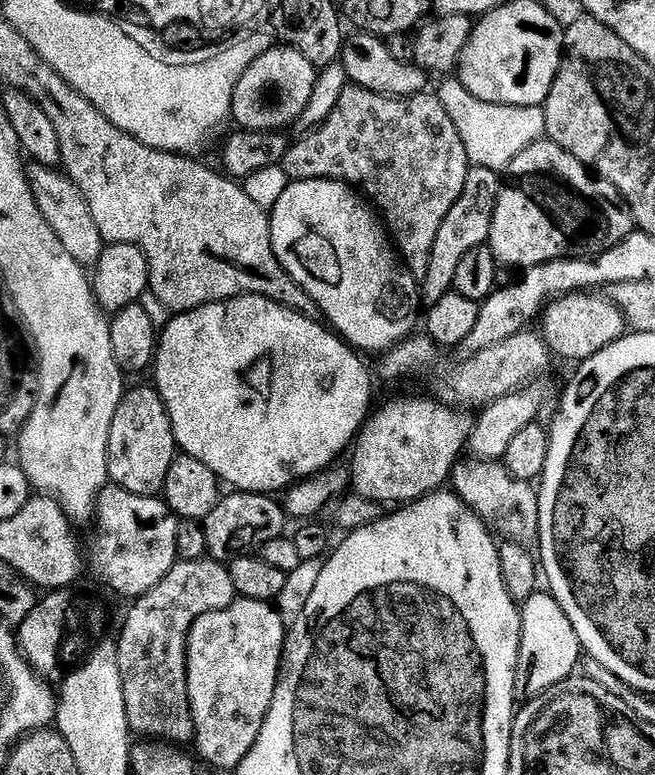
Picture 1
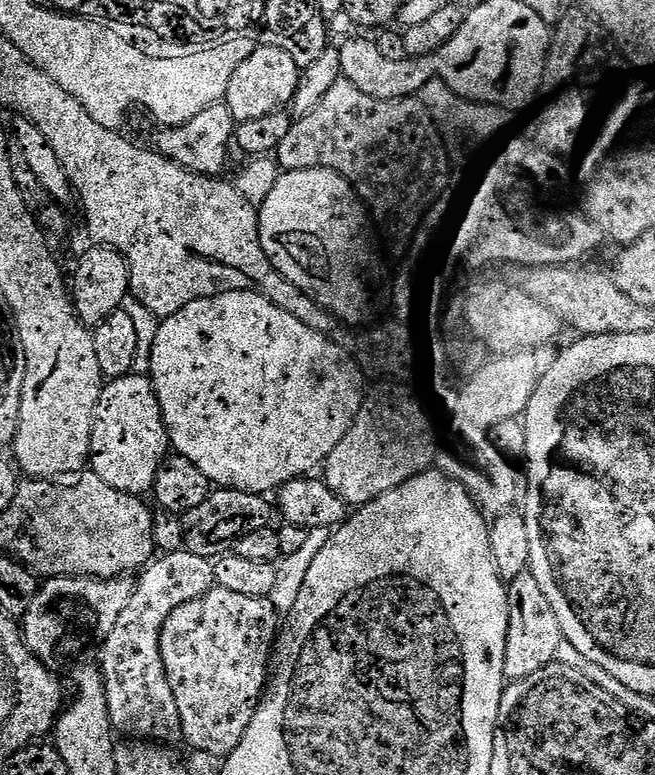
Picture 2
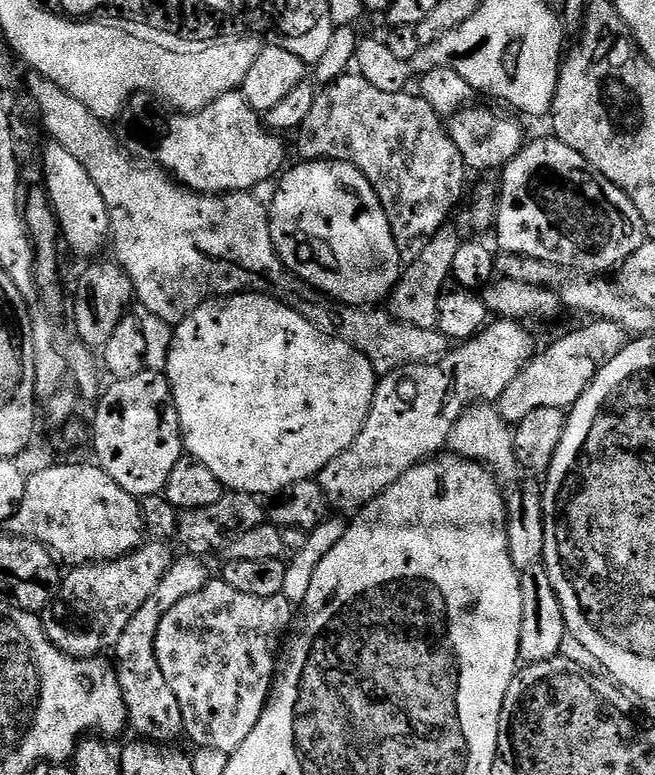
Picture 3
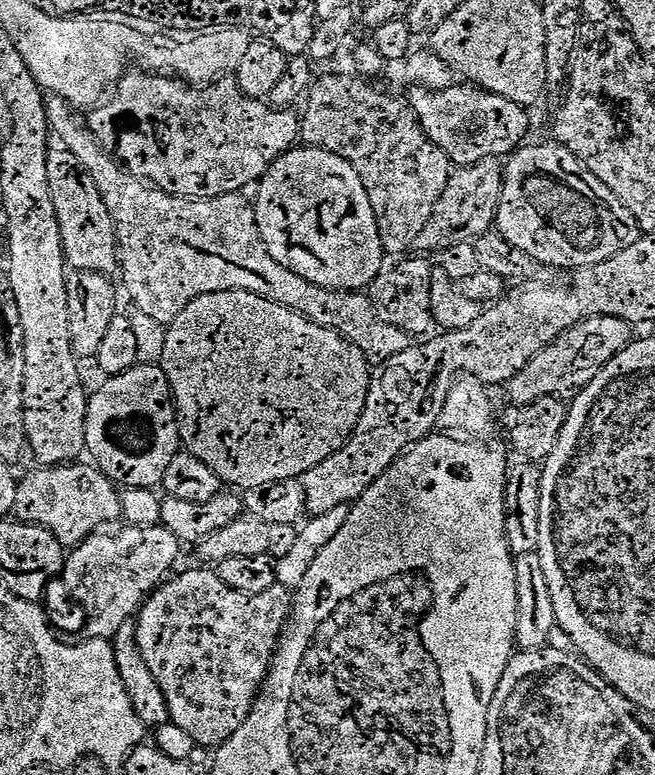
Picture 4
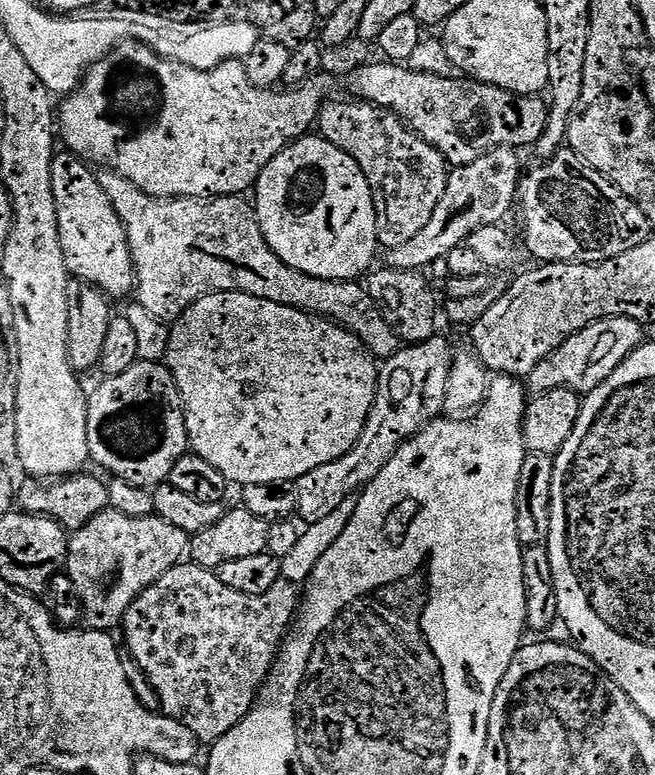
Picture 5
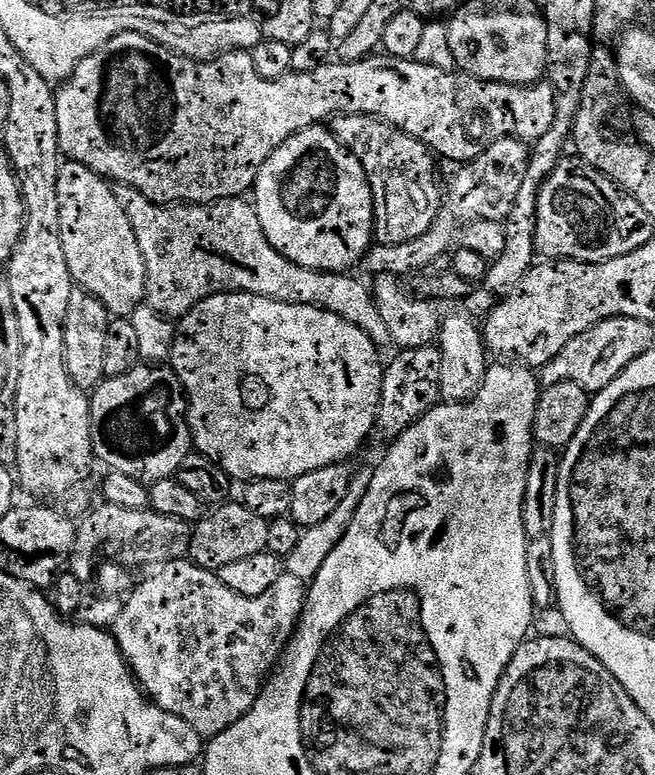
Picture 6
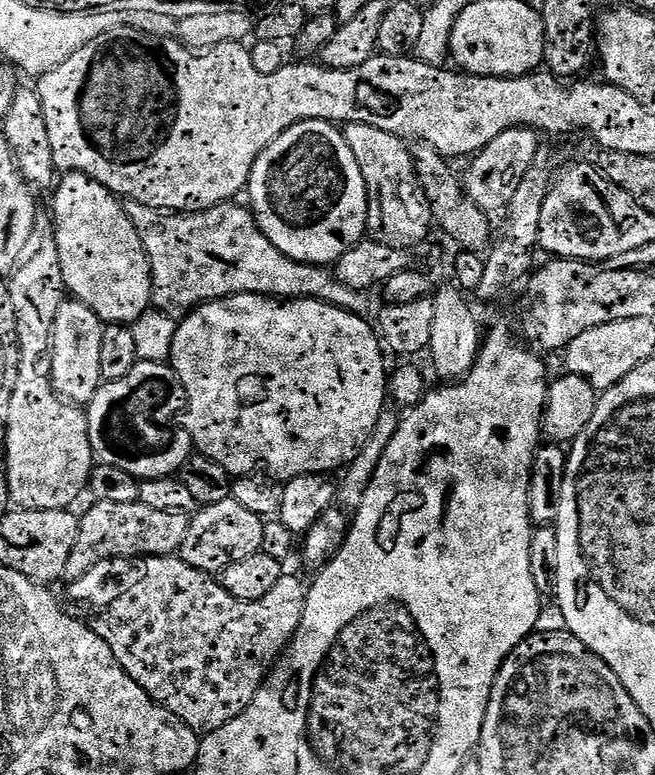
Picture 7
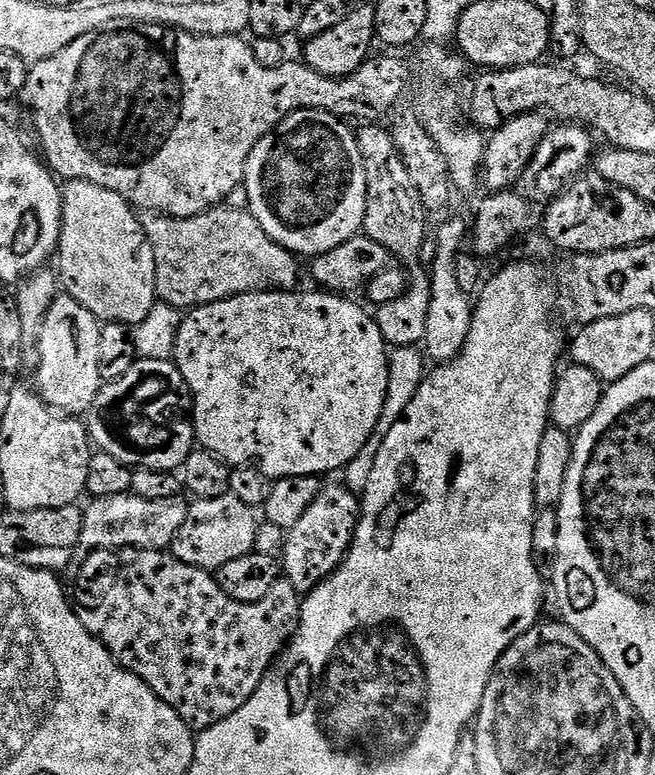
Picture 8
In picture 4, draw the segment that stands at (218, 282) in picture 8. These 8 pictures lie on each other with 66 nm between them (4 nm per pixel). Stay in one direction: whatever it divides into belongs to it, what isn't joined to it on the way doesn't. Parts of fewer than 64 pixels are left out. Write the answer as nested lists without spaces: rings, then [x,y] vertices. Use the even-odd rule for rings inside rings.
[[[103,145],[94,148],[94,160],[80,166],[98,186],[98,194],[102,194],[106,210],[110,210],[116,227],[118,272],[124,275],[127,299],[155,321],[165,326],[172,324],[202,294],[242,290],[286,306],[326,330],[334,330],[343,340],[358,346],[369,365],[383,366],[394,354],[413,347],[409,329],[394,326],[380,316],[368,294],[314,286],[314,282],[298,278],[294,270],[286,270],[282,262],[274,262],[266,242],[262,242],[256,210],[247,195],[231,192],[209,200],[171,196],[129,172]]]

